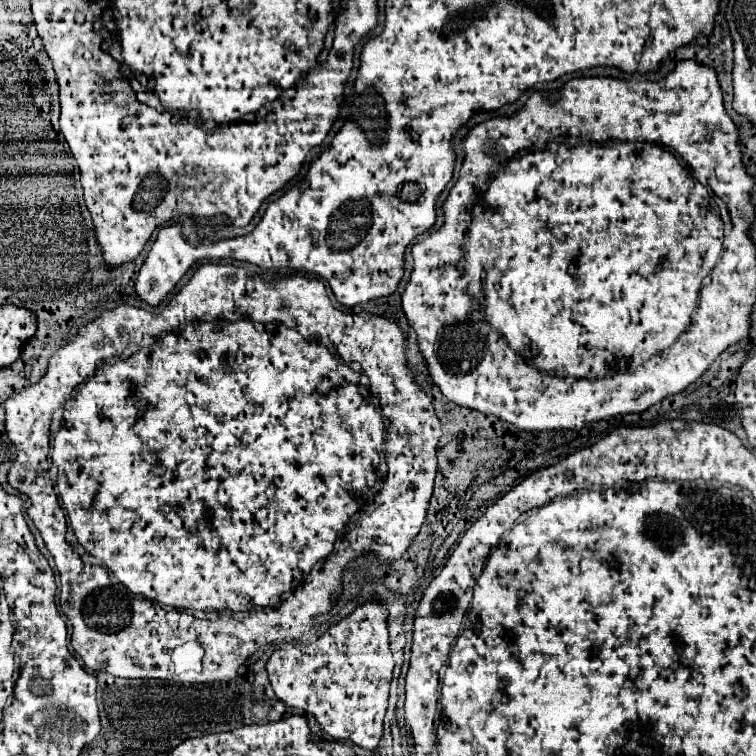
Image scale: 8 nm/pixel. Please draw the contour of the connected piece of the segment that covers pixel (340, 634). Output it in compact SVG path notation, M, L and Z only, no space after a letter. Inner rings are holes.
M373 596L347 618L331 624L313 644L275 650L267 660L269 682L275 696L287 706L313 714L323 732L335 740L375 750L383 734L393 654L389 650L387 606Z

